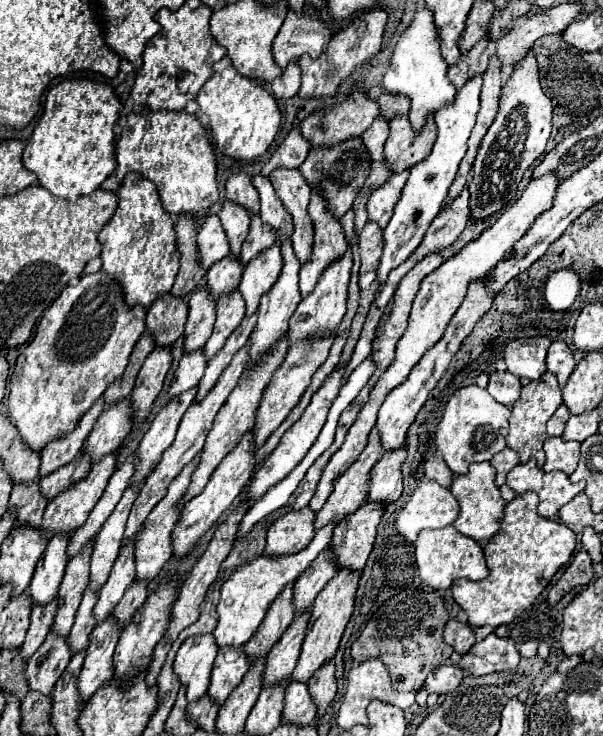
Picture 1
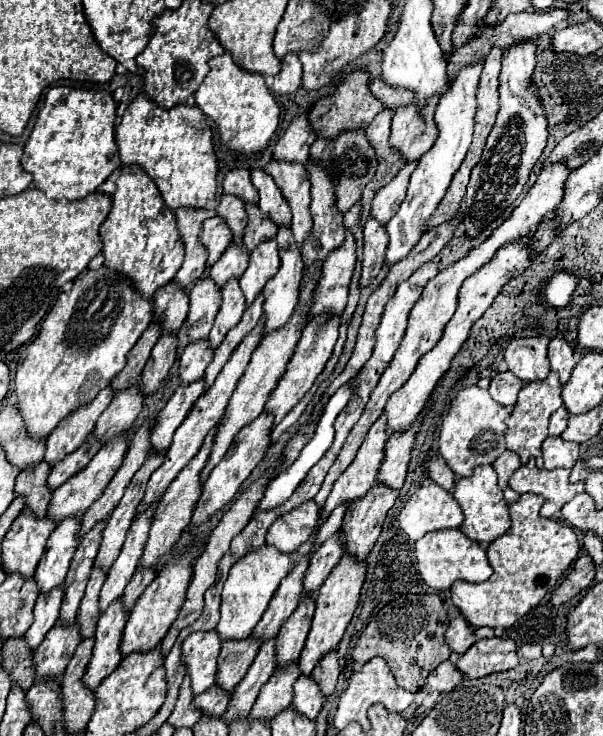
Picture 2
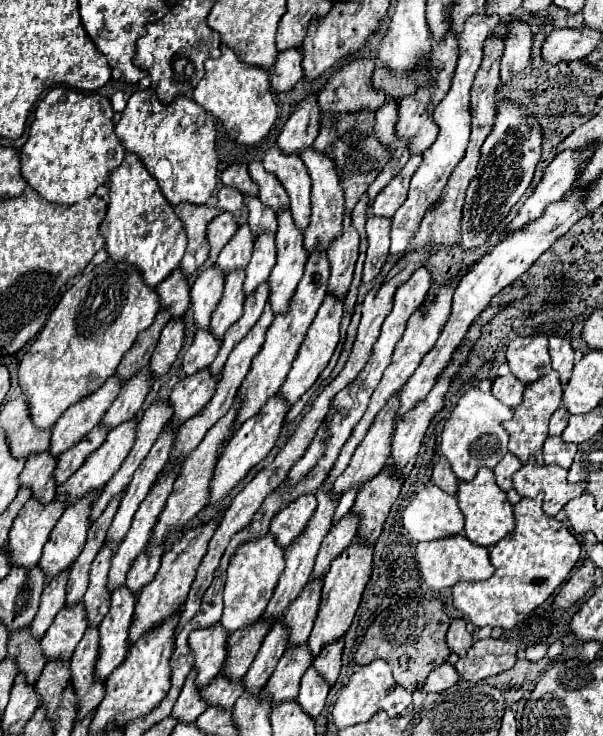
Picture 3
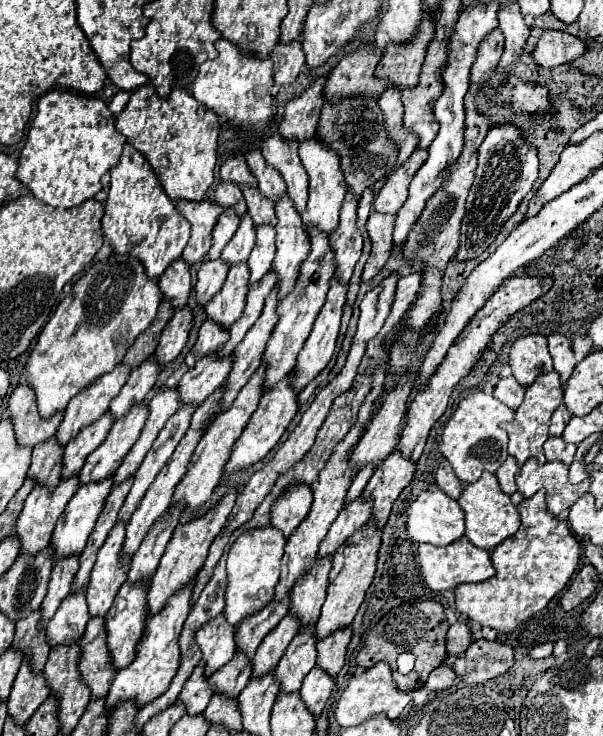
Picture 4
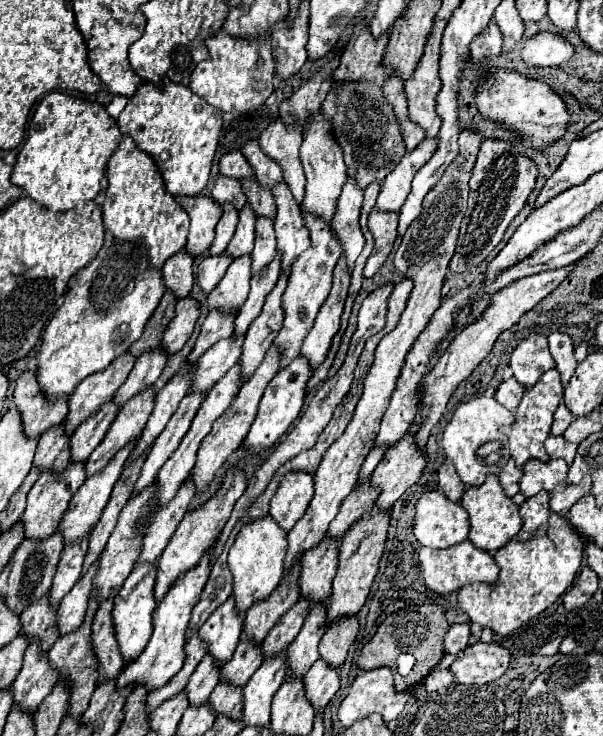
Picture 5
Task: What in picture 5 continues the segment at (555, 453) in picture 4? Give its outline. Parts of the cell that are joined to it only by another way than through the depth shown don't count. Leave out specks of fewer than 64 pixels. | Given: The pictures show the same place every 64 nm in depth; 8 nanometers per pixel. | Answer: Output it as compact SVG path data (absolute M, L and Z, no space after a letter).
M548 436L546 438L546 452L550 458L564 458L568 464L572 464L576 456L576 444L570 444L564 440L564 436Z

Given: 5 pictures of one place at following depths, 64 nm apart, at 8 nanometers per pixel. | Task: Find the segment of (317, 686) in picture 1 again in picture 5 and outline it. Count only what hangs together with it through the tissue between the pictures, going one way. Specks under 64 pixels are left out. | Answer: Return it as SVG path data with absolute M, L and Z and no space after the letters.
M344 616L344 620L336 620L326 628L326 634L320 640L320 656L332 664L340 666L346 660L348 648L354 644L358 636L358 616Z

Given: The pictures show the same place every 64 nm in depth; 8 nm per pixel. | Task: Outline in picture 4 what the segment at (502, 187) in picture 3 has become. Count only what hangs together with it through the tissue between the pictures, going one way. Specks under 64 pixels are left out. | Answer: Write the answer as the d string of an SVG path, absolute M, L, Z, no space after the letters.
M500 124L488 132L482 146L478 148L476 176L466 200L466 216L462 220L460 248L454 256L458 262L478 258L500 234L504 222L518 210L524 196L532 190L538 178L538 156L536 148L526 142L520 132L510 124Z

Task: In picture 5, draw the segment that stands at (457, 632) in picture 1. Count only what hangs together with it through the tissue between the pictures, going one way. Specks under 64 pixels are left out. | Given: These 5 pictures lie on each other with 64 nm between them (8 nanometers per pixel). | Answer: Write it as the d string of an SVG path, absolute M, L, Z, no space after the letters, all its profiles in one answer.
M470 622L452 624L444 636L444 652L458 656L458 652L462 652L468 646L468 638L470 638Z

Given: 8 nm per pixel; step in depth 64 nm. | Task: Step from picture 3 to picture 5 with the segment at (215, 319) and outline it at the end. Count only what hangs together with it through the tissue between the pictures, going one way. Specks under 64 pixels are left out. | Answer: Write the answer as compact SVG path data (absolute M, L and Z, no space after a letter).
M240 256L240 260L234 260L228 266L220 284L212 290L212 294L208 294L210 310L238 312L250 290L250 264L250 256Z

